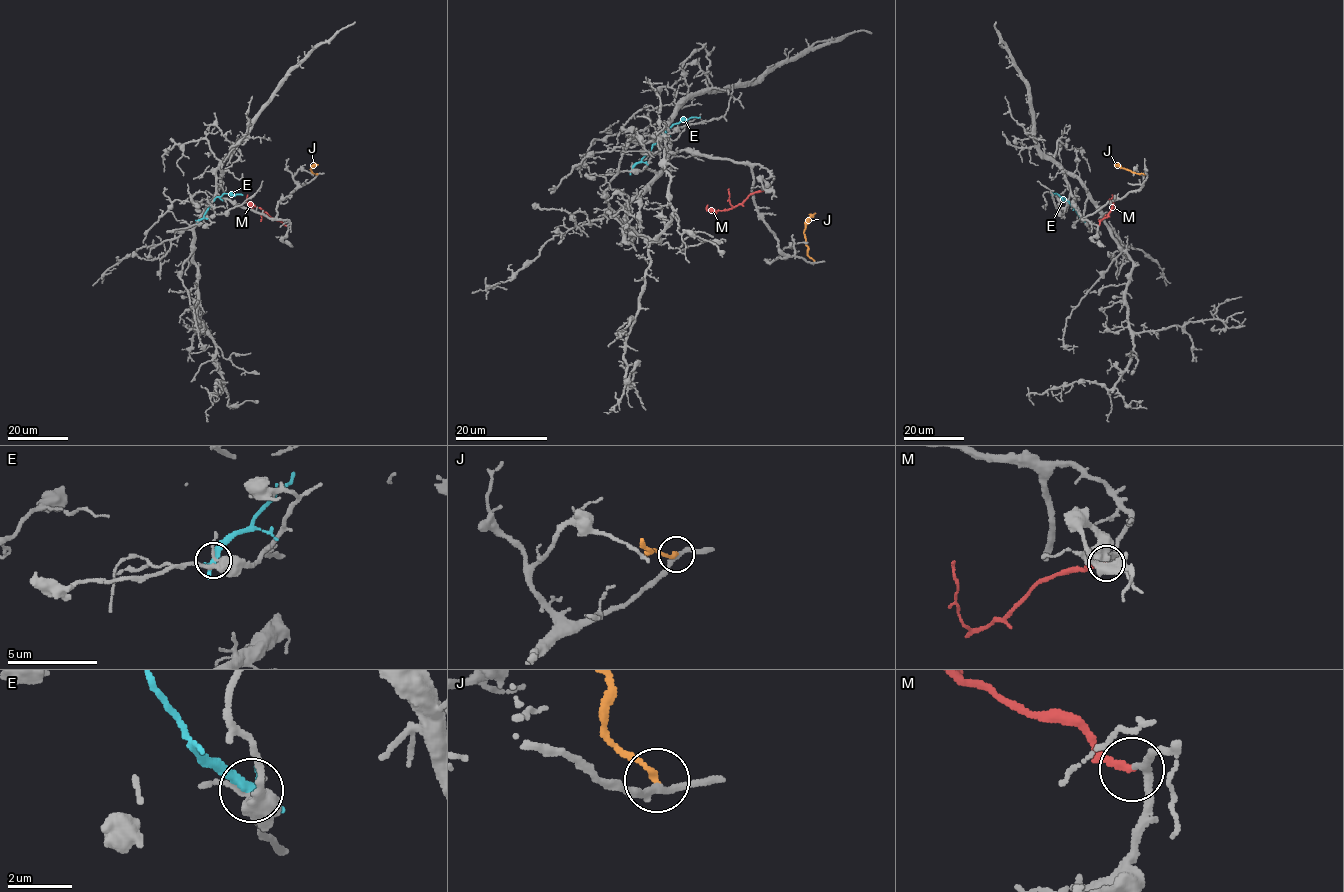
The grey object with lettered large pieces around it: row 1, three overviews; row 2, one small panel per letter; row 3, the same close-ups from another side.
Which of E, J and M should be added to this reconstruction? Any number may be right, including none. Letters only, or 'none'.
M

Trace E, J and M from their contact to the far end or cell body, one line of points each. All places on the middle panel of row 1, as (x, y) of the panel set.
E: (631, 170), (674, 124), (700, 117)
J: (815, 261), (808, 255), (803, 231), (807, 221), (815, 213)
M: (768, 190), (752, 193), (741, 203), (728, 209), (708, 209)

